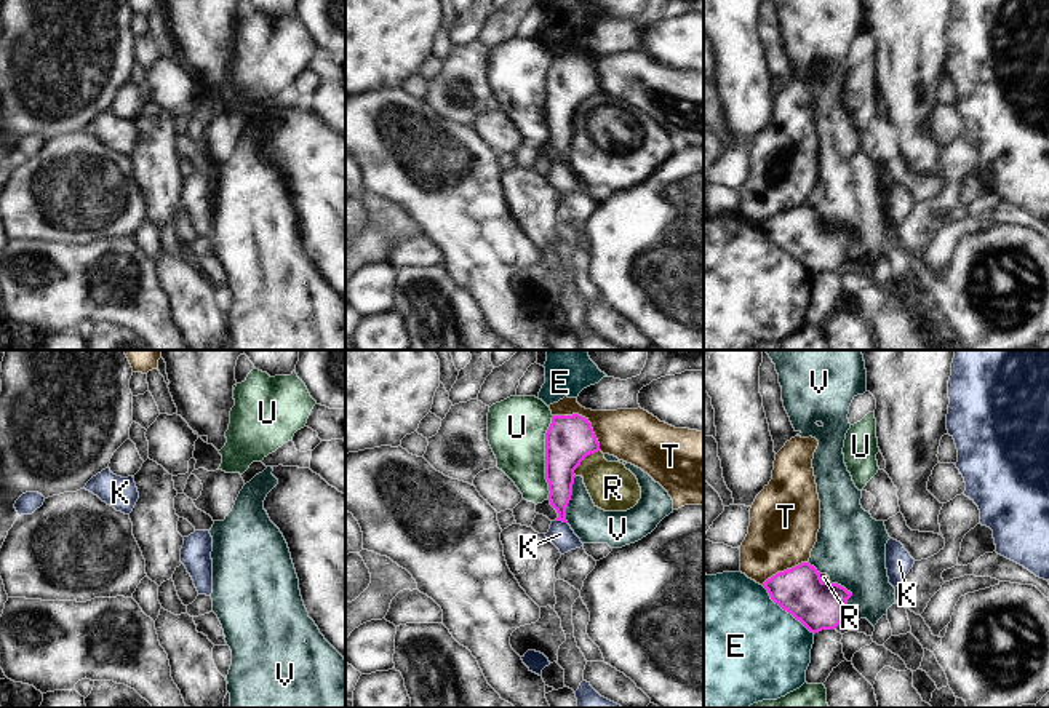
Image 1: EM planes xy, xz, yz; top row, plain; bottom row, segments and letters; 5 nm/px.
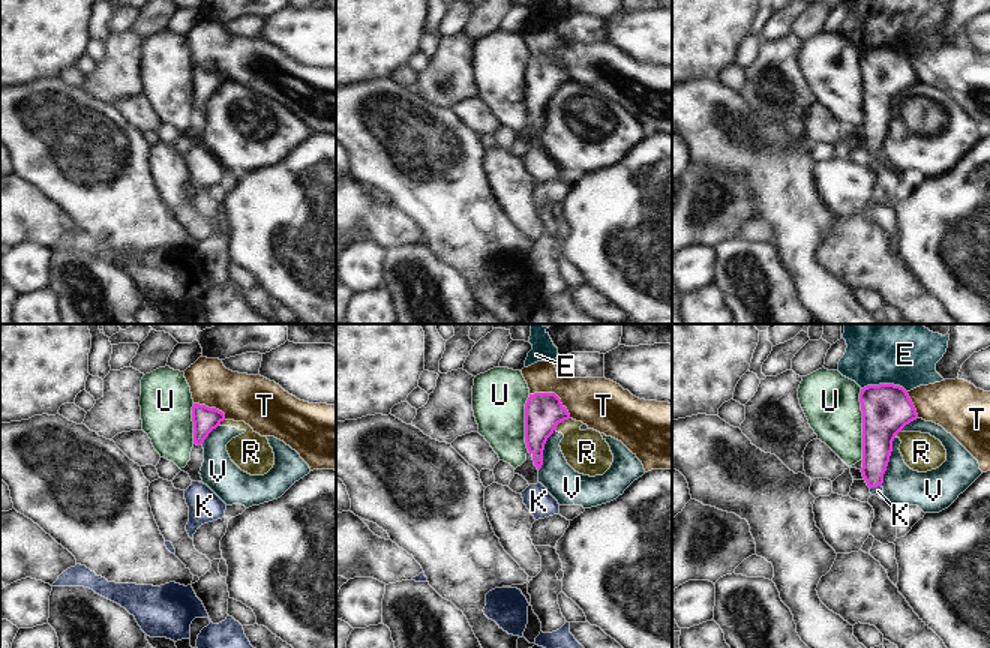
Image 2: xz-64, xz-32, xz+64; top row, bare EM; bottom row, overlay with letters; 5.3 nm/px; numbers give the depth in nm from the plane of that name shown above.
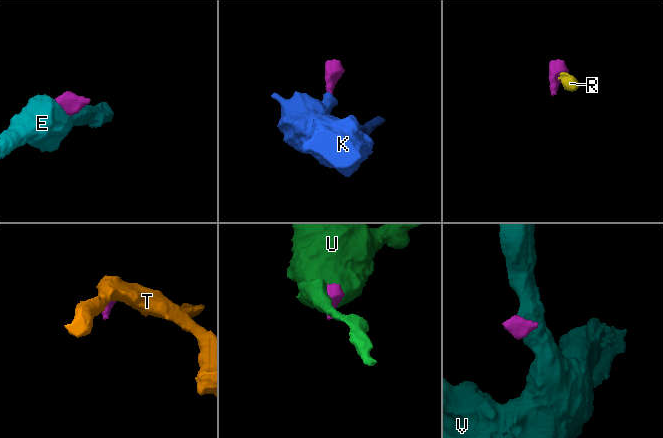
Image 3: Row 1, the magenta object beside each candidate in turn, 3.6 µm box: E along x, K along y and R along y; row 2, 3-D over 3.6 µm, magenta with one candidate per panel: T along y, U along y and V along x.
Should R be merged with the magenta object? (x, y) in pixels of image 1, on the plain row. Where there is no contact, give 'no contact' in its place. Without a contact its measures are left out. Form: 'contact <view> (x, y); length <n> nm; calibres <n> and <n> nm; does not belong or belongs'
contact xz (584, 99); length 180 nm; calibres 240 and 240 nm; does not belong

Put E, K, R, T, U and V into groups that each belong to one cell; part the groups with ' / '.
E / K / R V / T / U

